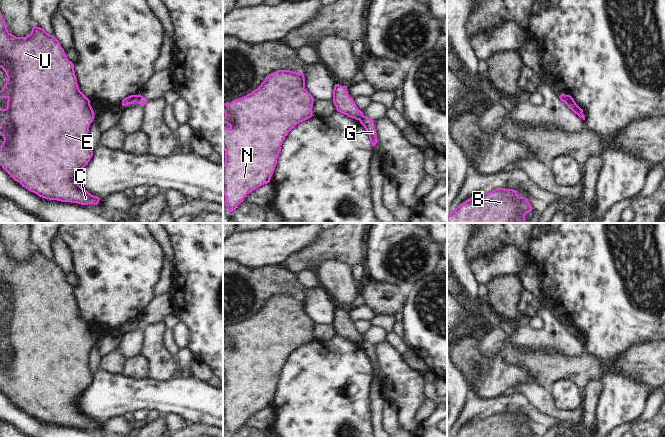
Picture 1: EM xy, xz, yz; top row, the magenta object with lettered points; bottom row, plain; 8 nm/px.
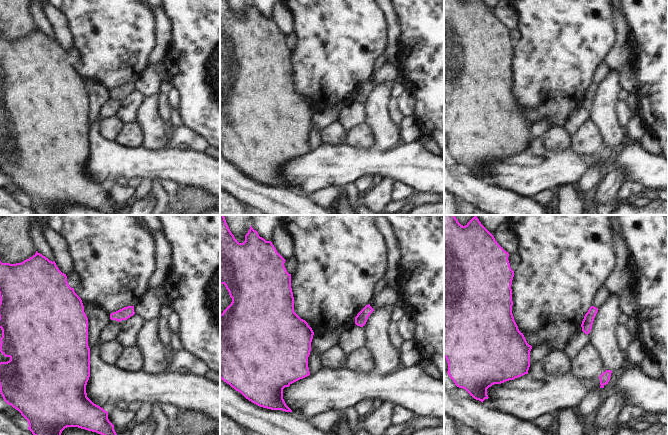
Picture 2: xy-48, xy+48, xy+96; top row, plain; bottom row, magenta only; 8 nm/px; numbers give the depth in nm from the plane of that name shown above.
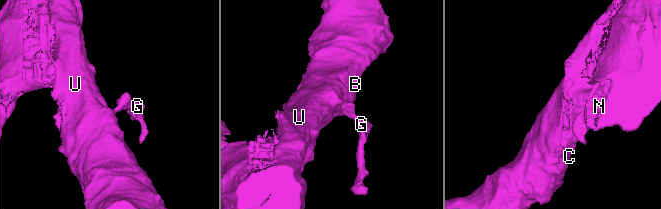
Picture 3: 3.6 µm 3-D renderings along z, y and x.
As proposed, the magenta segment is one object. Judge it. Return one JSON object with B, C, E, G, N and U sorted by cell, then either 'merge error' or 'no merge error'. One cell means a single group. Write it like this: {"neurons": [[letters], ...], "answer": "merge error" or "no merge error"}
{"neurons": [["B", "C", "E", "N", "U"], ["G"]], "answer": "merge error"}

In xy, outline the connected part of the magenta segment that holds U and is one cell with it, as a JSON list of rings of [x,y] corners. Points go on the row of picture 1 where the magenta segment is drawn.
[[[0,11],[0,67],[7,80],[0,91],[0,98],[7,98],[7,107],[0,107],[0,134],[4,141],[0,146],[0,165],[23,187],[39,197],[81,205],[97,205],[100,198],[90,194],[78,183],[79,172],[93,156],[88,138],[94,112],[90,100],[80,91],[74,64],[65,55],[59,41],[43,28],[33,25],[26,37],[12,35]]]

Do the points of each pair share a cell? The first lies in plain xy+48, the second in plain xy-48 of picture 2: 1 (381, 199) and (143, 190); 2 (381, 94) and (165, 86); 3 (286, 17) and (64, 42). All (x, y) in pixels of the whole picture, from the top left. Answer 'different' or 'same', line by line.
1: different
2: different
3: same

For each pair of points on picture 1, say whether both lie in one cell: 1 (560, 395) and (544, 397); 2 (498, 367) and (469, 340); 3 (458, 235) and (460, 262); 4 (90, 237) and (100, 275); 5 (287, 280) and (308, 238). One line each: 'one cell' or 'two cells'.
1: two cells
2: one cell
3: one cell
4: one cell
5: two cells

